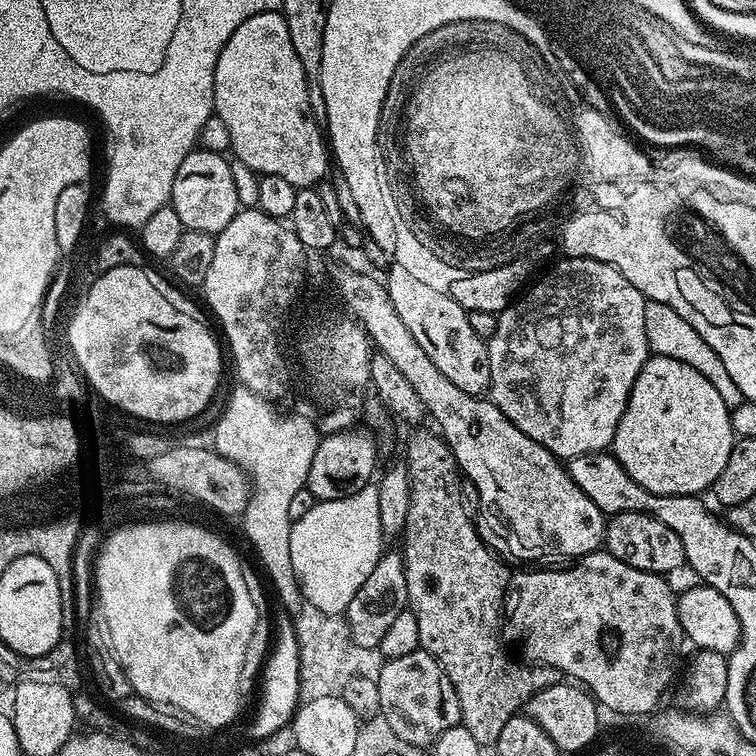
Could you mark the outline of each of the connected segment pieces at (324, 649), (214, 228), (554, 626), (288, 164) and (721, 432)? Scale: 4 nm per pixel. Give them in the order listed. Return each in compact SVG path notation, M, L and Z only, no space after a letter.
M307 602L294 616L298 644L298 678L300 679L300 699L314 702L314 698L338 696L350 682L350 678L367 673L372 664L373 649L356 645L352 632L343 615L331 616L318 606Z
M194 150L182 162L182 166L178 166L178 174L174 174L170 207L178 210L178 218L182 218L185 229L215 234L221 232L230 218L241 211L240 192L236 189L232 168L224 159L218 152Z
M601 550L599 552L591 552L588 556L581 556L579 559L575 561L576 564L573 568L556 568L553 572L516 572L513 571L511 575L508 577L508 589L504 591L504 598L502 601L502 636L505 641L513 640L514 643L517 644L518 647L521 648L522 651L525 652L527 659L529 661L545 664L546 666L550 666L551 668L556 668L562 673L565 677L571 678L573 681L579 682L587 691L591 692L593 696L596 697L597 705L600 706L608 706L611 710L617 711L618 714L632 714L637 718L643 718L644 715L647 717L649 714L655 713L657 711L658 705L656 703L659 702L660 699L664 696L664 691L667 690L668 687L672 684L672 679L676 676L676 663L680 660L680 647L685 647L686 637L684 631L682 630L682 622L678 622L678 606L676 605L676 601L678 599L677 593L674 591L672 593L672 588L667 584L665 577L661 575L659 572L643 572L642 570L638 570L634 566L630 566L626 562L622 562L618 558L614 558L607 550Z
M263 12L254 14L254 18L246 18L246 22L242 22L242 26L234 30L234 34L230 34L230 42L222 46L222 54L218 54L218 66L214 66L214 114L222 118L226 131L230 134L231 155L236 155L250 171L256 172L255 174L286 178L286 182L290 182L290 186L296 189L311 188L321 183L319 180L327 174L328 164L330 168L330 148L322 131L321 121L312 113L306 70L302 70L302 62L298 62L298 54L294 51L294 45L290 43L290 30L286 30L286 22L280 12Z
M649 355L630 390L628 405L622 422L618 422L610 452L638 486L663 496L695 496L703 493L703 488L704 491L711 489L718 474L722 474L733 443L732 414L718 390L714 390L694 366L678 362L678 358Z

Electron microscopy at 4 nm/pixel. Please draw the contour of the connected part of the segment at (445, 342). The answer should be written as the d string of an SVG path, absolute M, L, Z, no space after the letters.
M392 266L386 279L386 287L390 294L390 302L394 302L394 310L398 310L398 318L402 318L406 330L414 336L418 346L426 350L430 362L458 386L458 390L466 390L471 396L484 396L490 389L490 358L485 340L474 334L470 326L468 312L454 298L446 294L438 294L431 286L425 286L406 274L399 266Z

